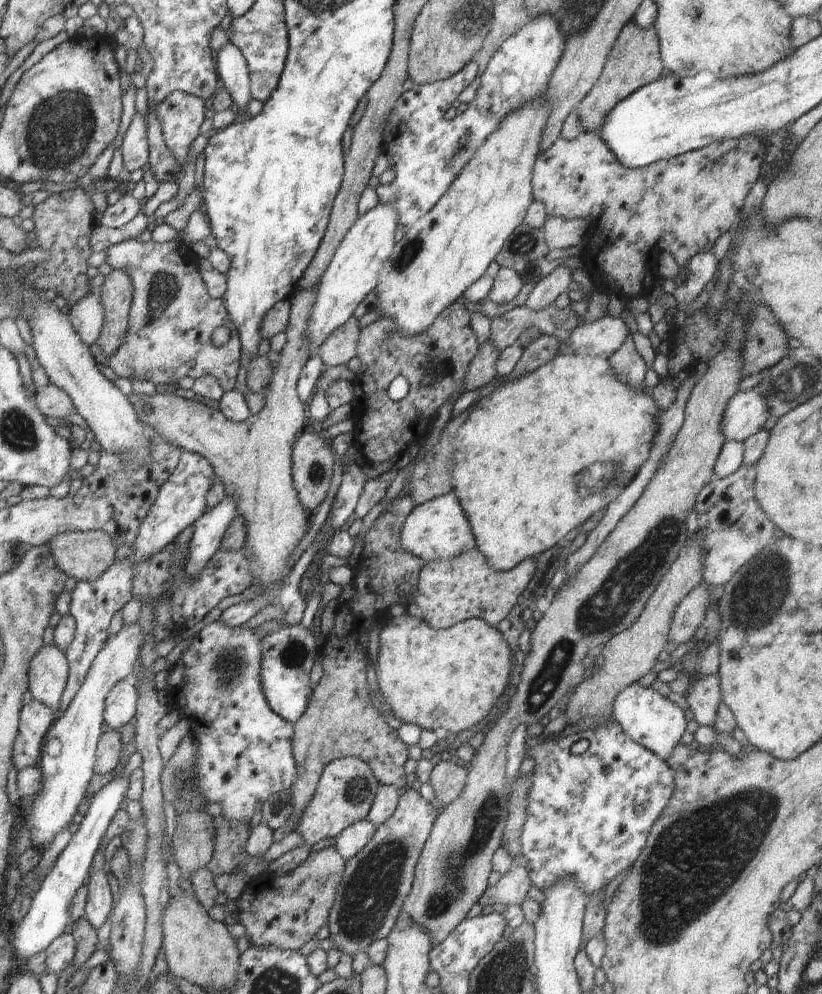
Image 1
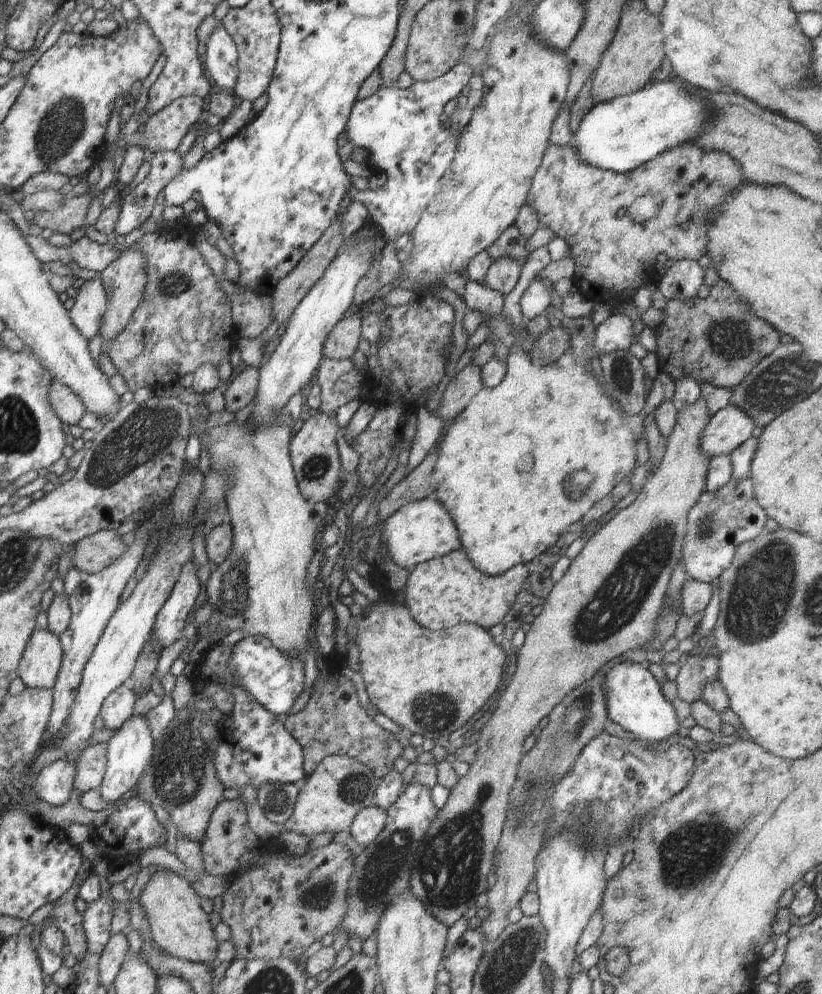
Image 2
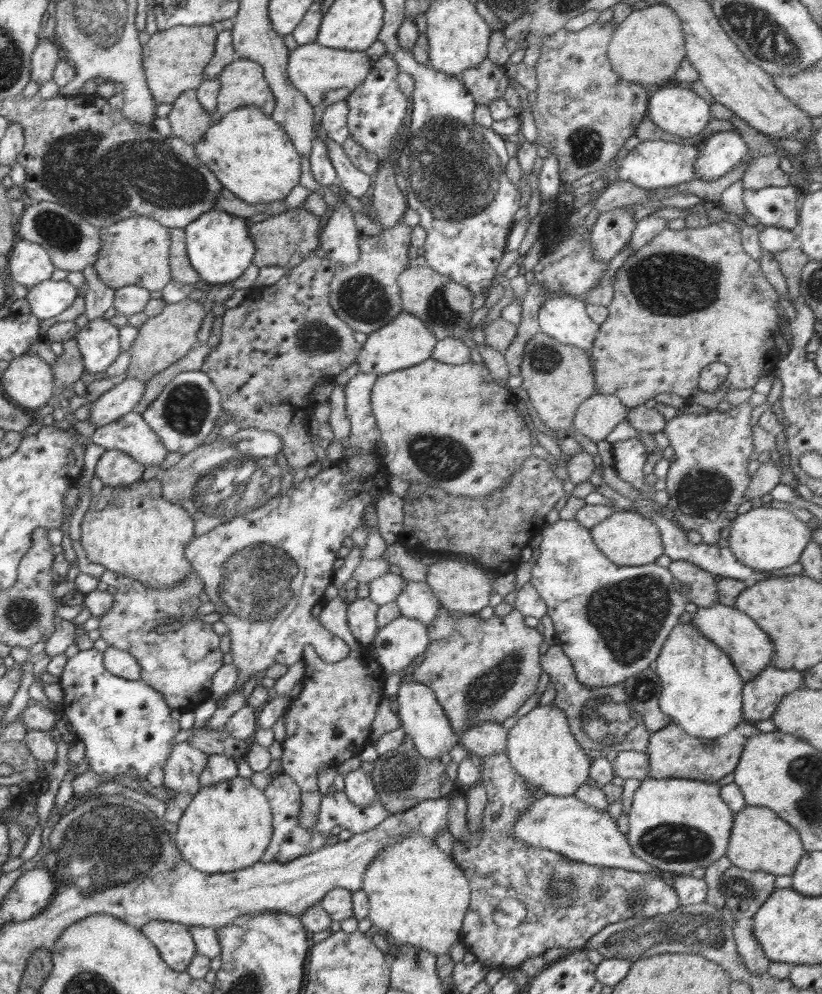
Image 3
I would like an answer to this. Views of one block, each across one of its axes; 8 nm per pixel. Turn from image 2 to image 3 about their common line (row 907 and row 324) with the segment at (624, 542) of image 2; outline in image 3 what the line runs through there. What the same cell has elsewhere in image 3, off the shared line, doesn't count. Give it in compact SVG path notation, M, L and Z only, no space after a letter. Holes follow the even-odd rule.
M410 266L397 279L404 311L414 314L426 324L426 328L434 334L436 340L444 338L463 339L472 328L472 301L474 294L470 289L457 284L448 276L435 272L428 266Z

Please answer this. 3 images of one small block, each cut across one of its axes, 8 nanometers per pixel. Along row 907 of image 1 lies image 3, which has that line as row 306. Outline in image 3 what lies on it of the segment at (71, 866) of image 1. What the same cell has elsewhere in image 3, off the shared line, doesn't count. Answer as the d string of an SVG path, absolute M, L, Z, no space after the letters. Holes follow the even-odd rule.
M46 280L28 290L28 295L24 298L30 304L31 313L40 320L46 320L46 318L62 314L78 298L78 289L66 280L58 280L57 282L56 280Z

